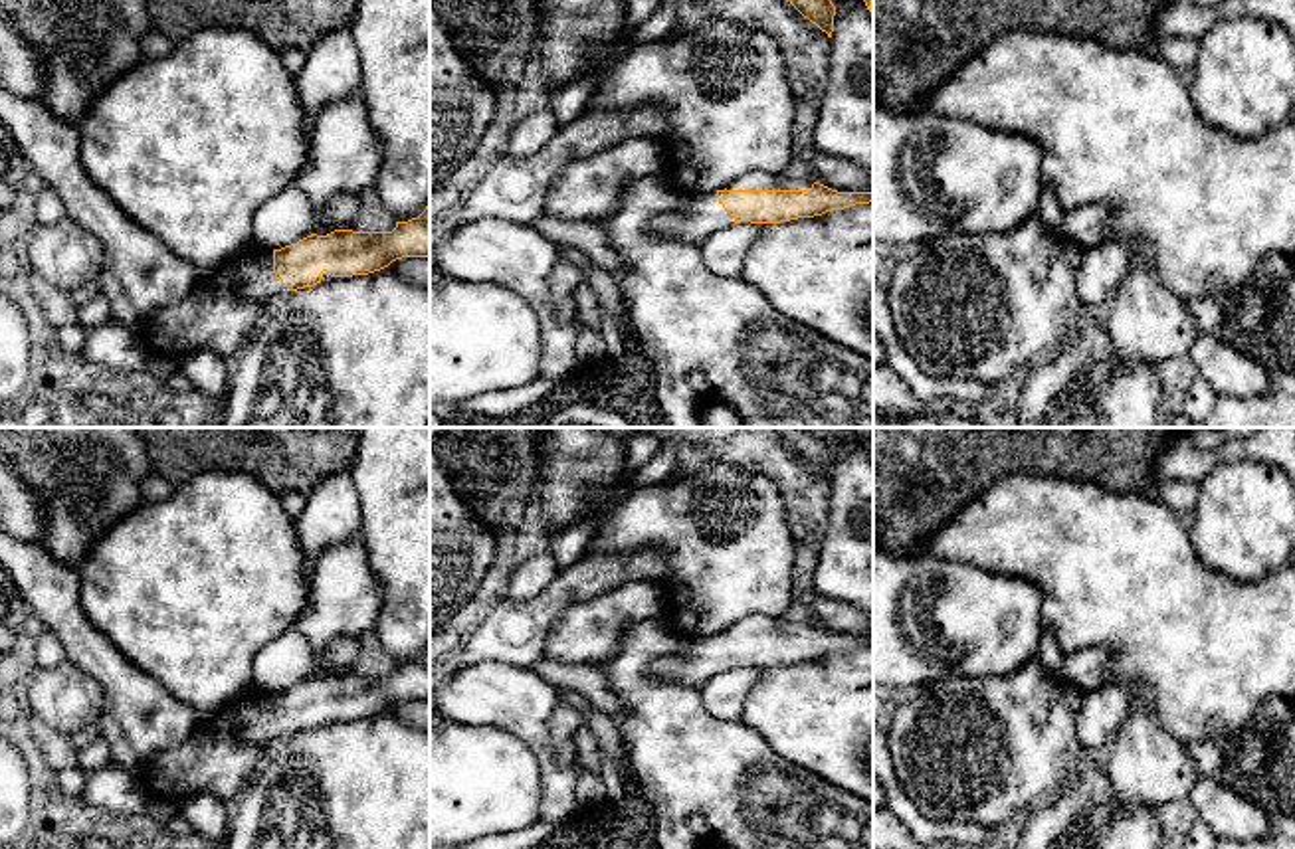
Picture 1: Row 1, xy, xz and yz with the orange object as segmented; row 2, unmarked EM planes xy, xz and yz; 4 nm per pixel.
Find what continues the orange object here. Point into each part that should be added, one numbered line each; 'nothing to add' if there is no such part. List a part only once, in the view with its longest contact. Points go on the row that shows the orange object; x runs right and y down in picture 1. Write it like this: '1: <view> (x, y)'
1: xz (755, 181)

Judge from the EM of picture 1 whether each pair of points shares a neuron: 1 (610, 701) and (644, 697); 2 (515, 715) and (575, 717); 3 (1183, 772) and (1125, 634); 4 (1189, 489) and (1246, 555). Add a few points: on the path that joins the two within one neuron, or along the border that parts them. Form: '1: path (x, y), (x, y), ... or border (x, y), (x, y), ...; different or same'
1: border (598, 667), (620, 703), (620, 711), (612, 719); different
2: border (559, 705), (551, 717), (551, 753), (555, 762); different
3: border (1147, 687), (1153, 699), (1155, 721), (1185, 745); different
4: border (1198, 483), (1198, 495), (1191, 509); different

